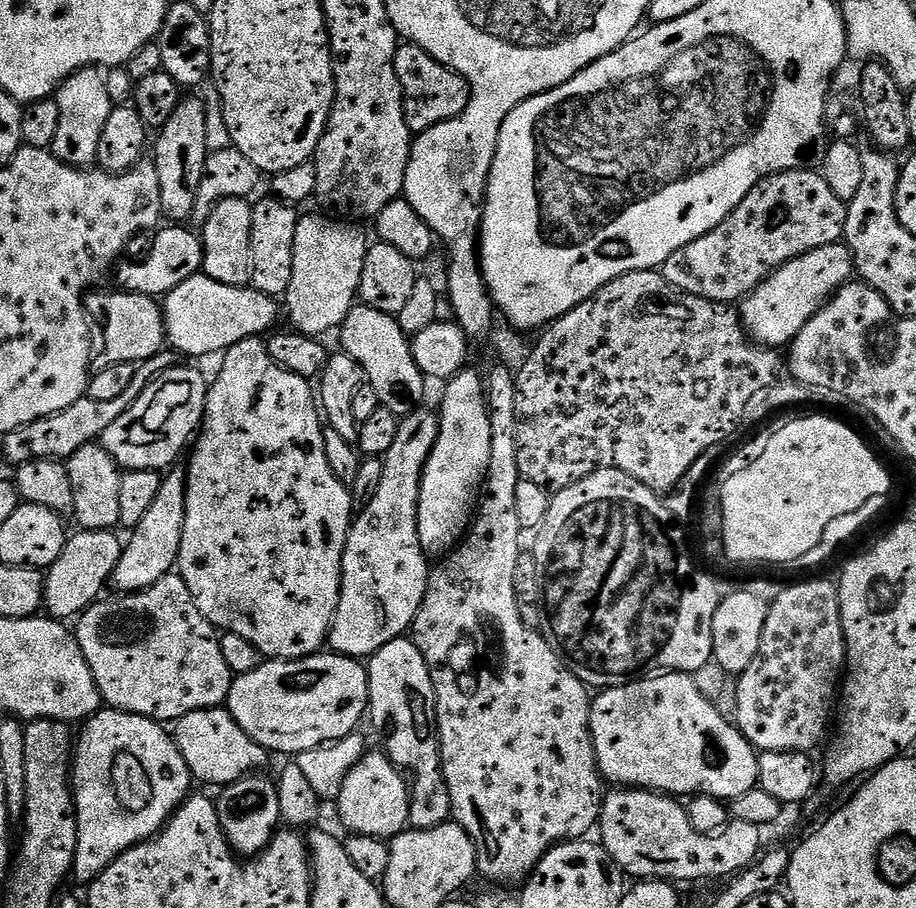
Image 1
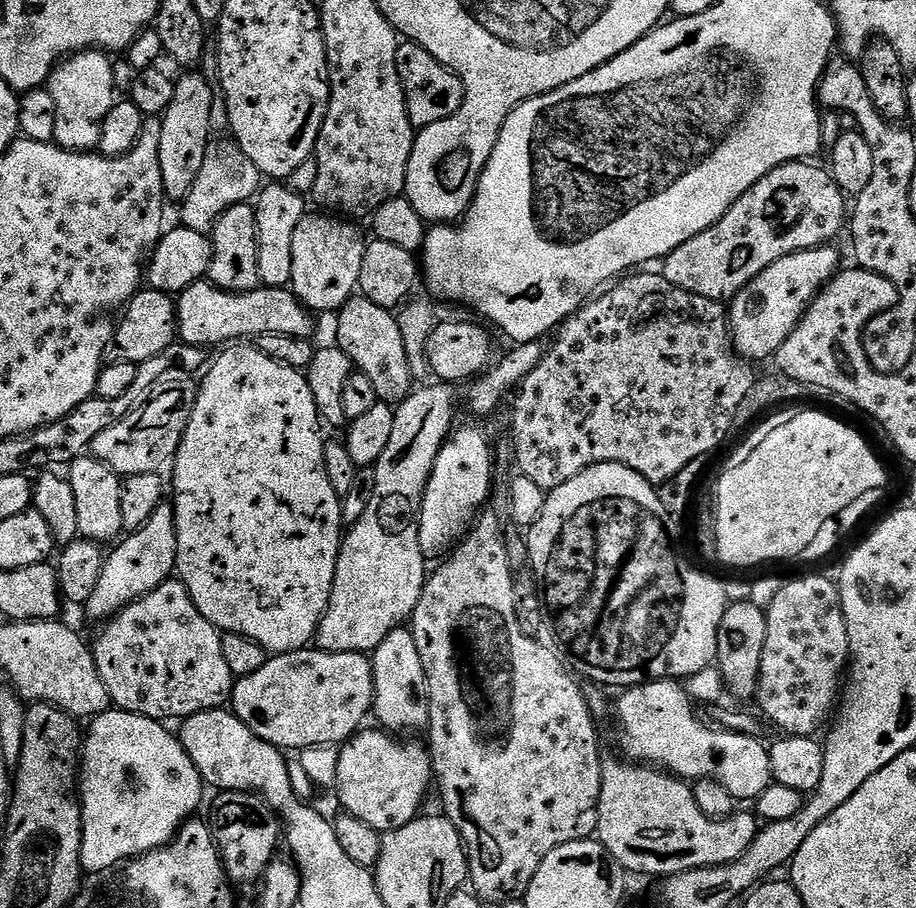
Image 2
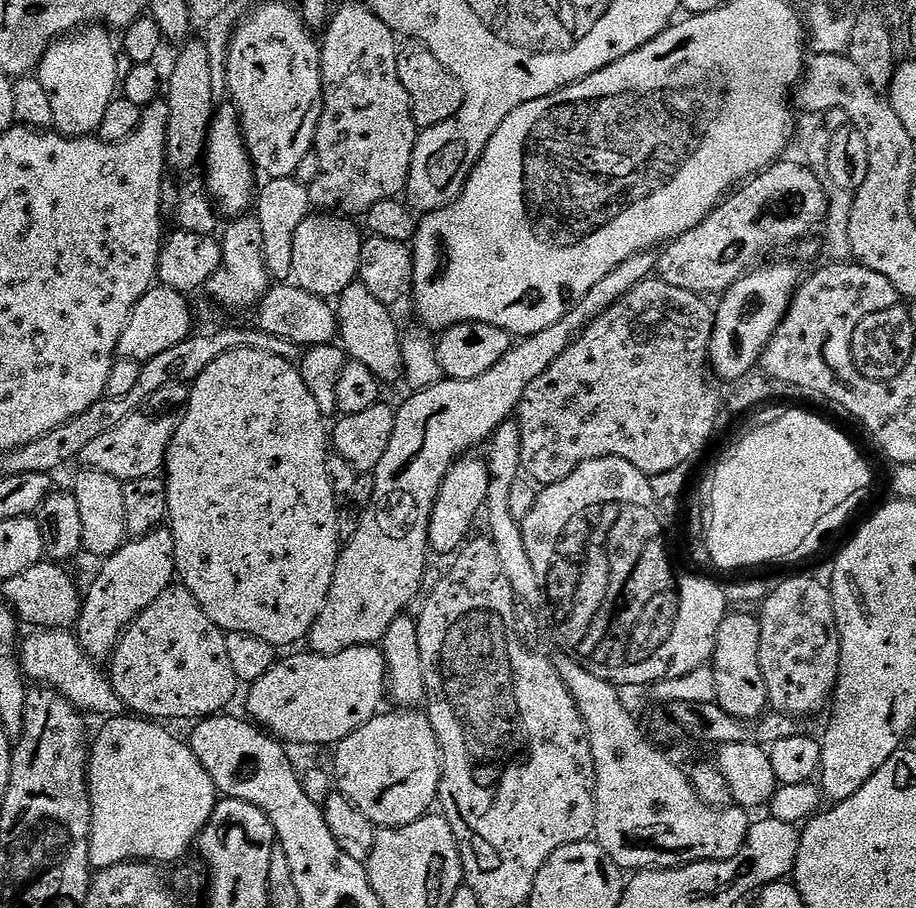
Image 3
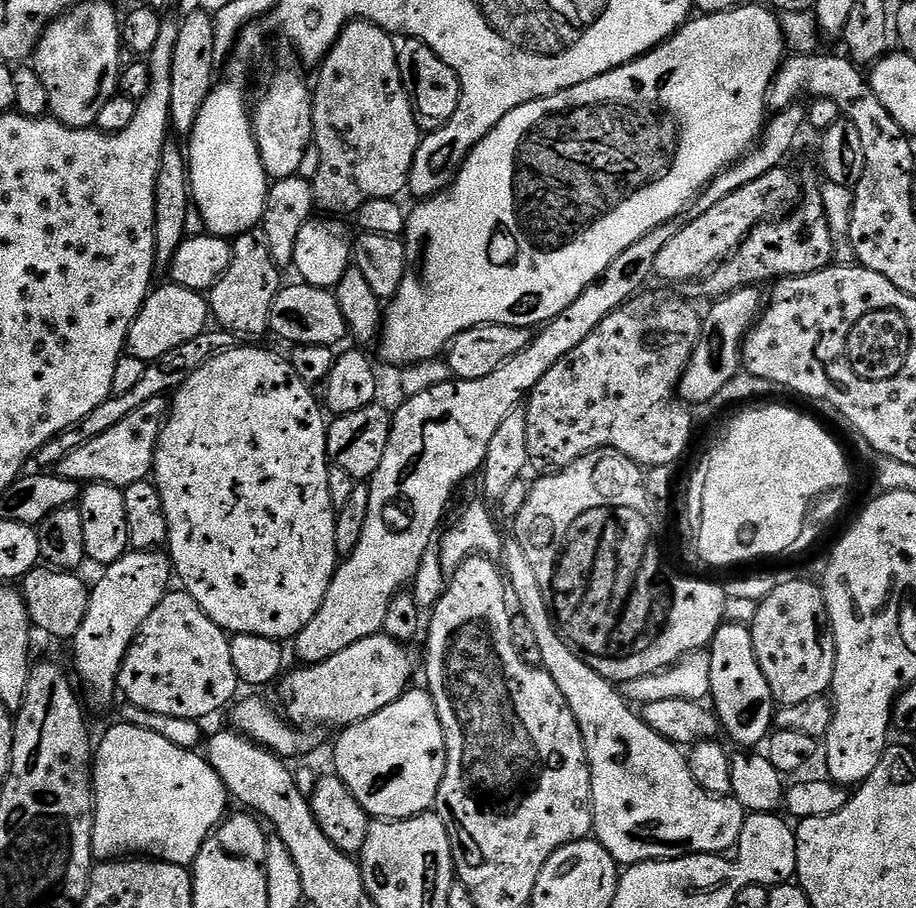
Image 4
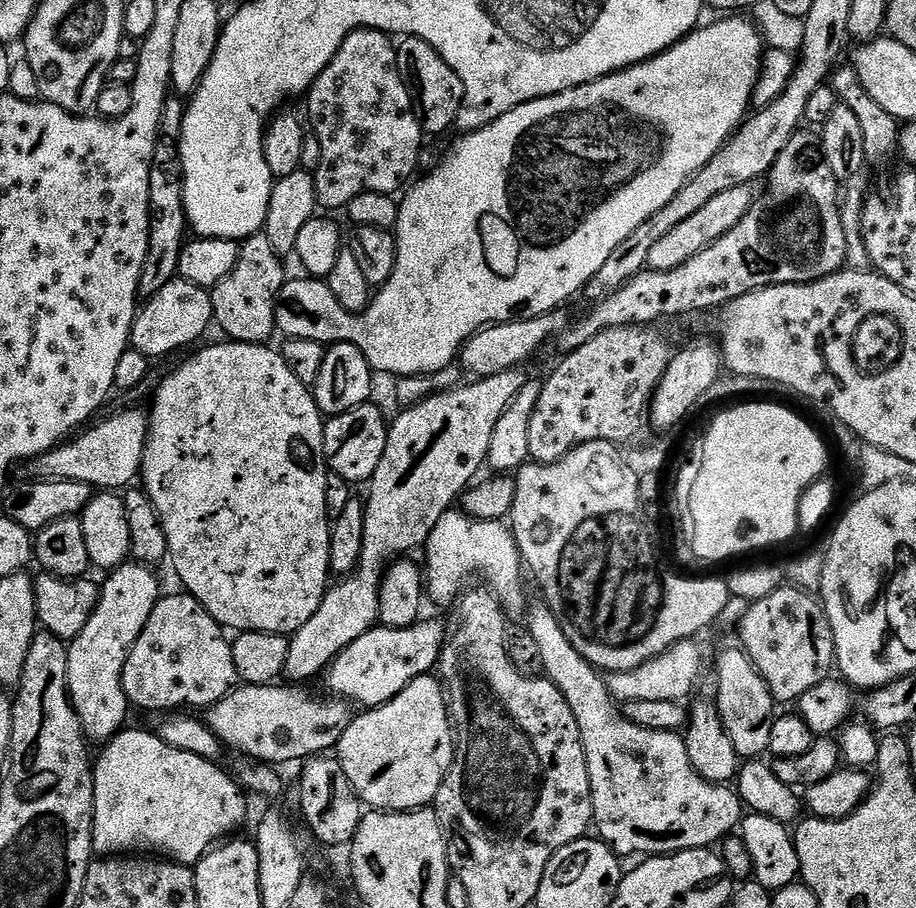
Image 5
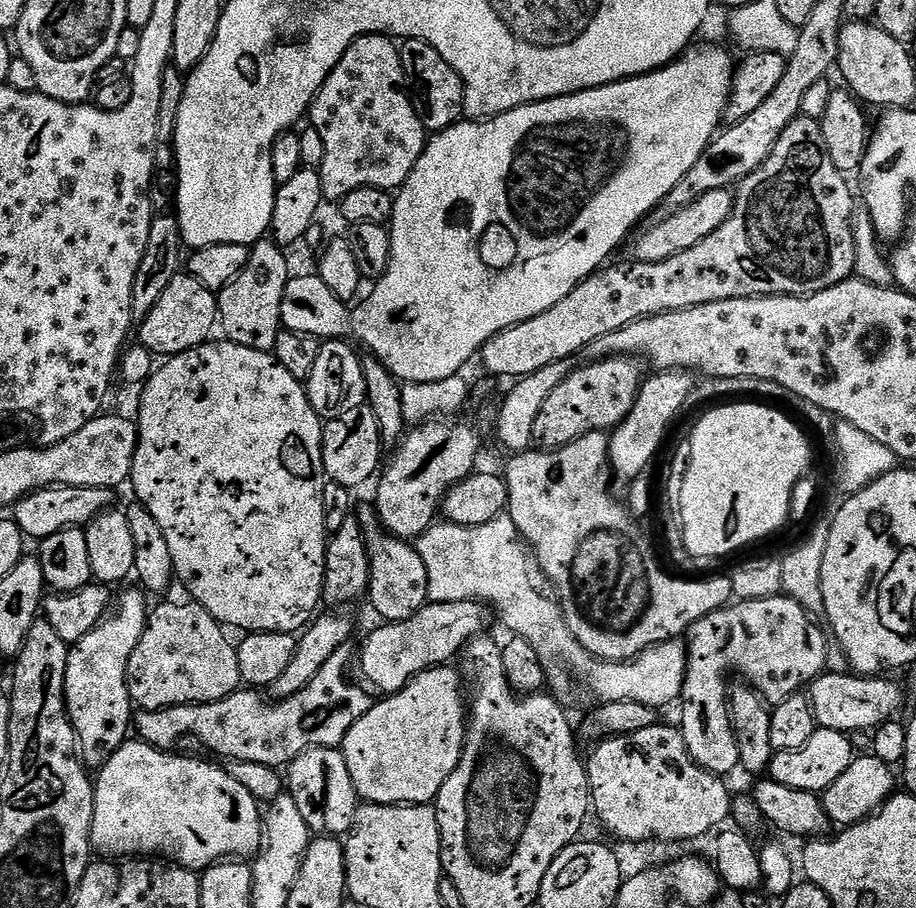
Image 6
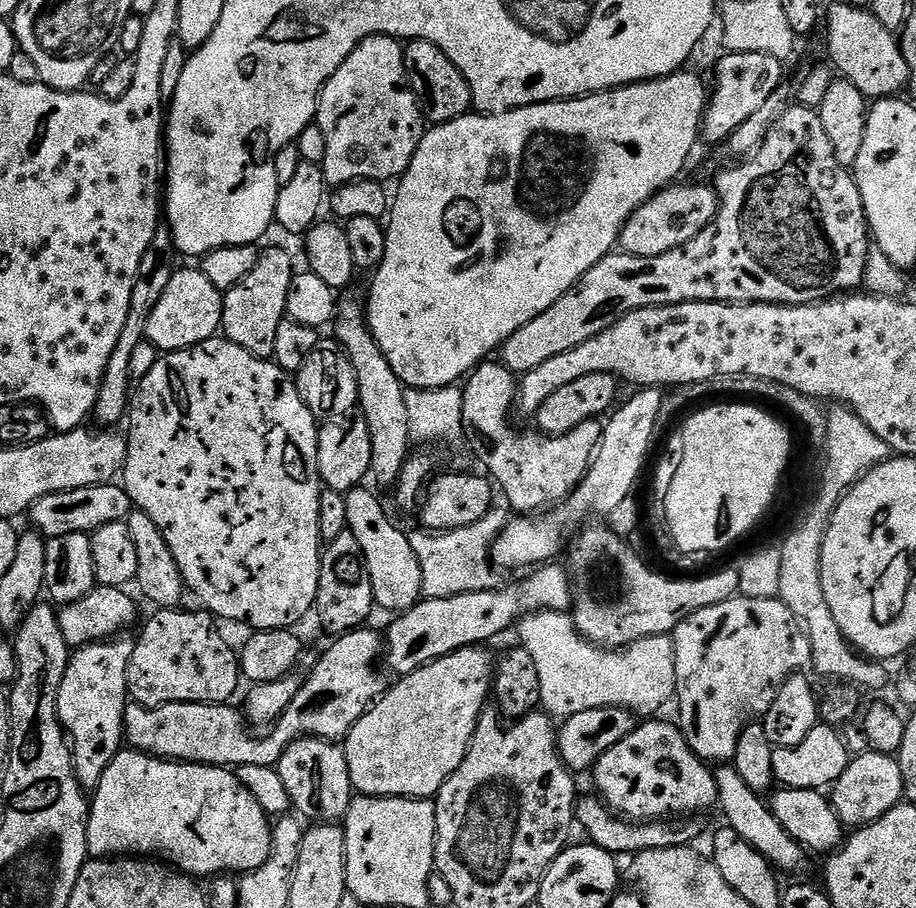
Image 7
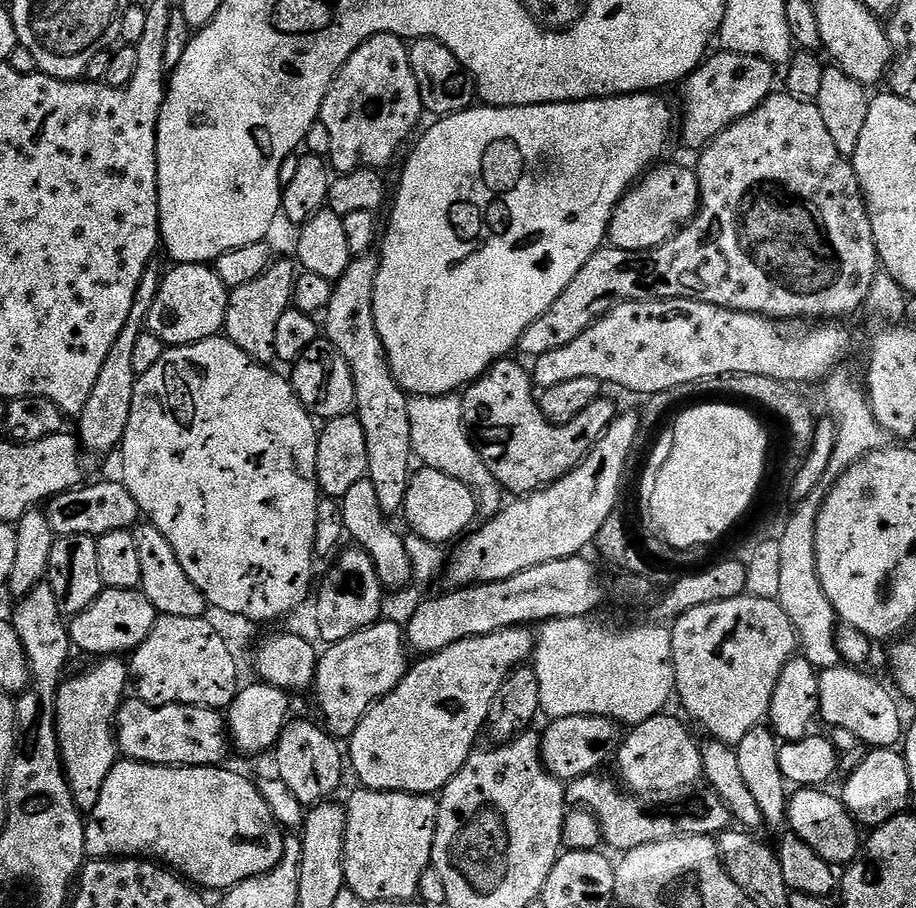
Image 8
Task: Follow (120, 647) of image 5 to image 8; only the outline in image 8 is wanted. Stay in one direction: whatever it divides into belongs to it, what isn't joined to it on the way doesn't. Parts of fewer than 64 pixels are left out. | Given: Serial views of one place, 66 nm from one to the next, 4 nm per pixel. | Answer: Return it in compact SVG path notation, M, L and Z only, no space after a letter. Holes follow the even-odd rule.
M100 658L95 661L93 668L80 672L76 677L65 679L60 685L60 693L56 695L56 737L60 747L60 761L64 763L64 777L72 791L76 804L81 813L90 814L94 806L98 806L98 798L102 794L102 786L106 778L110 778L110 770L118 763L118 749L114 725L116 712L119 710L124 687L130 684L130 668L123 664L120 658Z

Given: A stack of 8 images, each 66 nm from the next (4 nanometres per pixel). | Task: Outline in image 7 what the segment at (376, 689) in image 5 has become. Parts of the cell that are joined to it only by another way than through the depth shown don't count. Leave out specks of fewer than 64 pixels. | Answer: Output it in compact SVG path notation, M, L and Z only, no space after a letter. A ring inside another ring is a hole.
M549 562L537 567L525 580L520 580L517 584L497 586L490 590L478 590L477 592L467 592L466 594L454 594L446 598L421 599L419 604L415 604L408 612L399 613L396 620L386 632L386 664L396 671L397 677L408 676L414 670L418 670L427 664L433 664L438 658L450 654L454 650L463 648L474 648L487 645L487 640L492 640L495 636L500 636L508 627L519 625L526 616L531 616L533 612L547 610L549 612L568 612L574 603L574 580L567 567L559 568L559 563Z

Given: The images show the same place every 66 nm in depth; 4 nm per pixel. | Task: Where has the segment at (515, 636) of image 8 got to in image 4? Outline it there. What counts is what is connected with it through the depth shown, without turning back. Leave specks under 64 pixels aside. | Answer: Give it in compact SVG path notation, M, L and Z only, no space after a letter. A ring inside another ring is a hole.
M409 687L390 706L370 714L357 724L350 724L336 740L335 775L352 792L352 797L368 811L369 817L378 820L405 820L420 816L435 805L436 795L446 774L446 738L434 698L423 688Z

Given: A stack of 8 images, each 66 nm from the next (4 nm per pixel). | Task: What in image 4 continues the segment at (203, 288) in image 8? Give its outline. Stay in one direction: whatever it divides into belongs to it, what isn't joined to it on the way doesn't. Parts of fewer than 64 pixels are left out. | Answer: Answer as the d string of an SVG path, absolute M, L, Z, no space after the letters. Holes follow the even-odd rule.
M171 282L153 287L144 300L138 318L128 331L127 351L131 355L142 358L146 362L154 362L162 358L162 354L175 350L178 346L186 346L190 338L198 338L210 324L210 309L203 295L194 290L186 290L186 286L178 286Z

